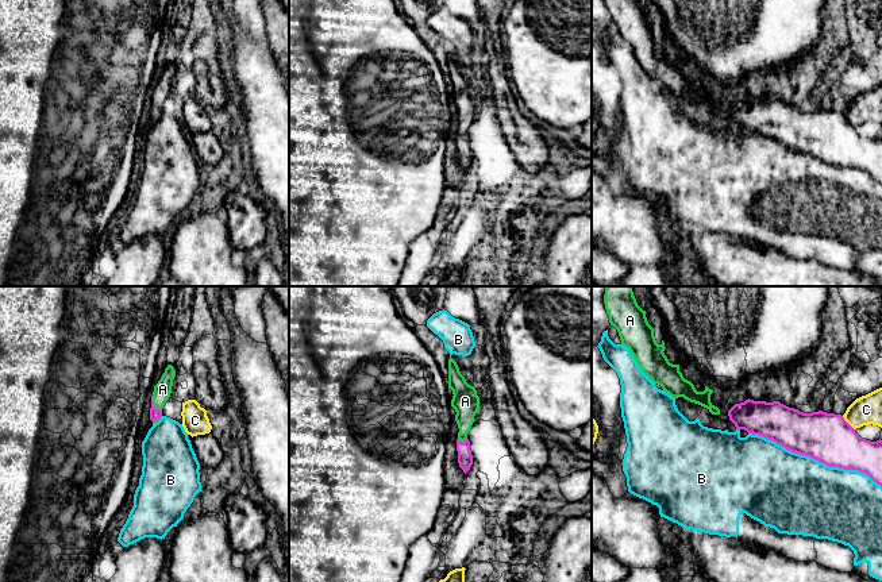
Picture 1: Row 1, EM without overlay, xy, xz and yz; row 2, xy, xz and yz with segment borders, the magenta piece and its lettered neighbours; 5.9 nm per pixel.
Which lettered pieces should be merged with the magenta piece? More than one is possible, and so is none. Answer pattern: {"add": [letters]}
{"add": ["A"]}

